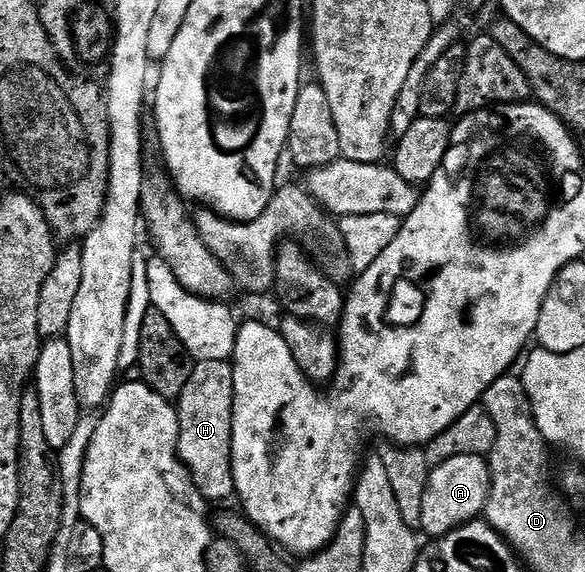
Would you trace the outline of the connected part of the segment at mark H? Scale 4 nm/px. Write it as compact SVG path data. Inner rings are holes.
M222 358L203 360L194 366L191 381L187 381L187 389L183 389L180 399L176 400L177 420L179 421L179 445L177 452L181 454L181 462L189 470L189 476L201 490L206 500L225 499L234 494L233 489L233 394L235 393L235 377L232 362Z

